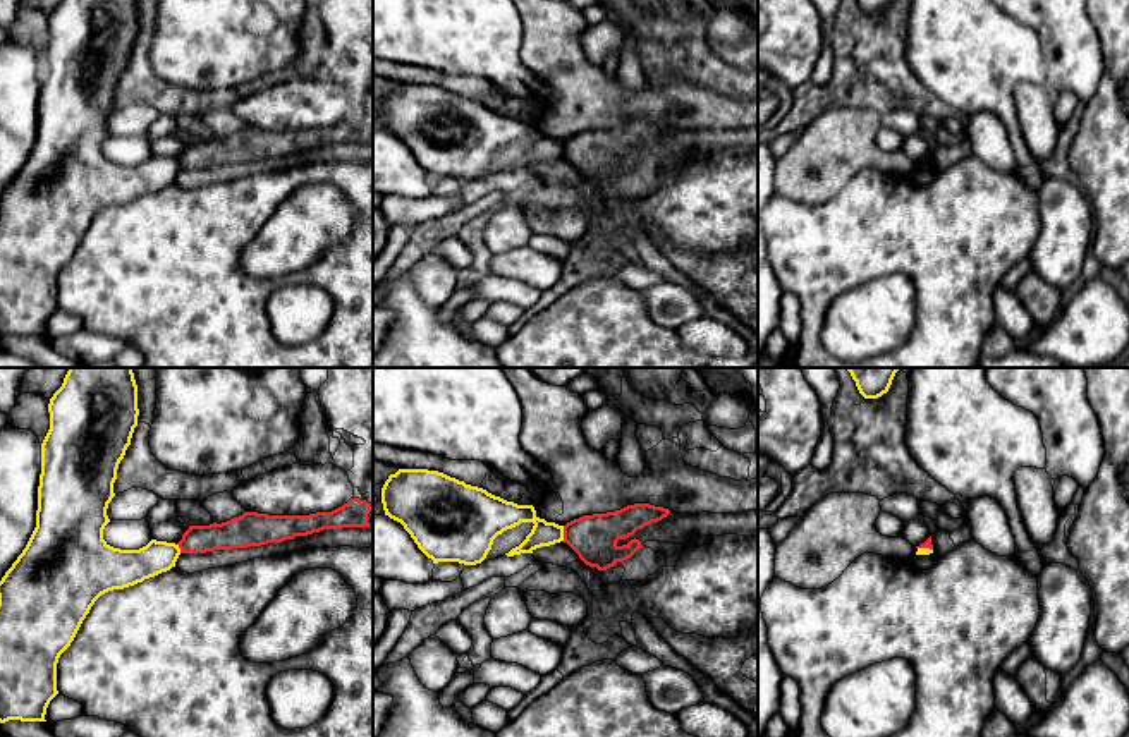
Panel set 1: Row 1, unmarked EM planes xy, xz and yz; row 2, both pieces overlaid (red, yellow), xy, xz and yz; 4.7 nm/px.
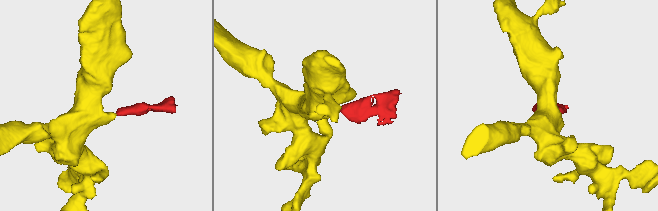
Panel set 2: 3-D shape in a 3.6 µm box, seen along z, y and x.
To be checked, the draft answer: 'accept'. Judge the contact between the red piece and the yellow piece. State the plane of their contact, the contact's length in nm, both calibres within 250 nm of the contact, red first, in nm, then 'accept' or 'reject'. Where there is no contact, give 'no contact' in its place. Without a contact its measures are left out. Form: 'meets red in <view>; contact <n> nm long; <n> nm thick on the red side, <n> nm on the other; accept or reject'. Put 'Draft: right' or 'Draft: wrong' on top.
Draft: wrong
meets red in xz; contact 70 nm long; 220 nm thick on the red side, 120 nm on the other; reject

